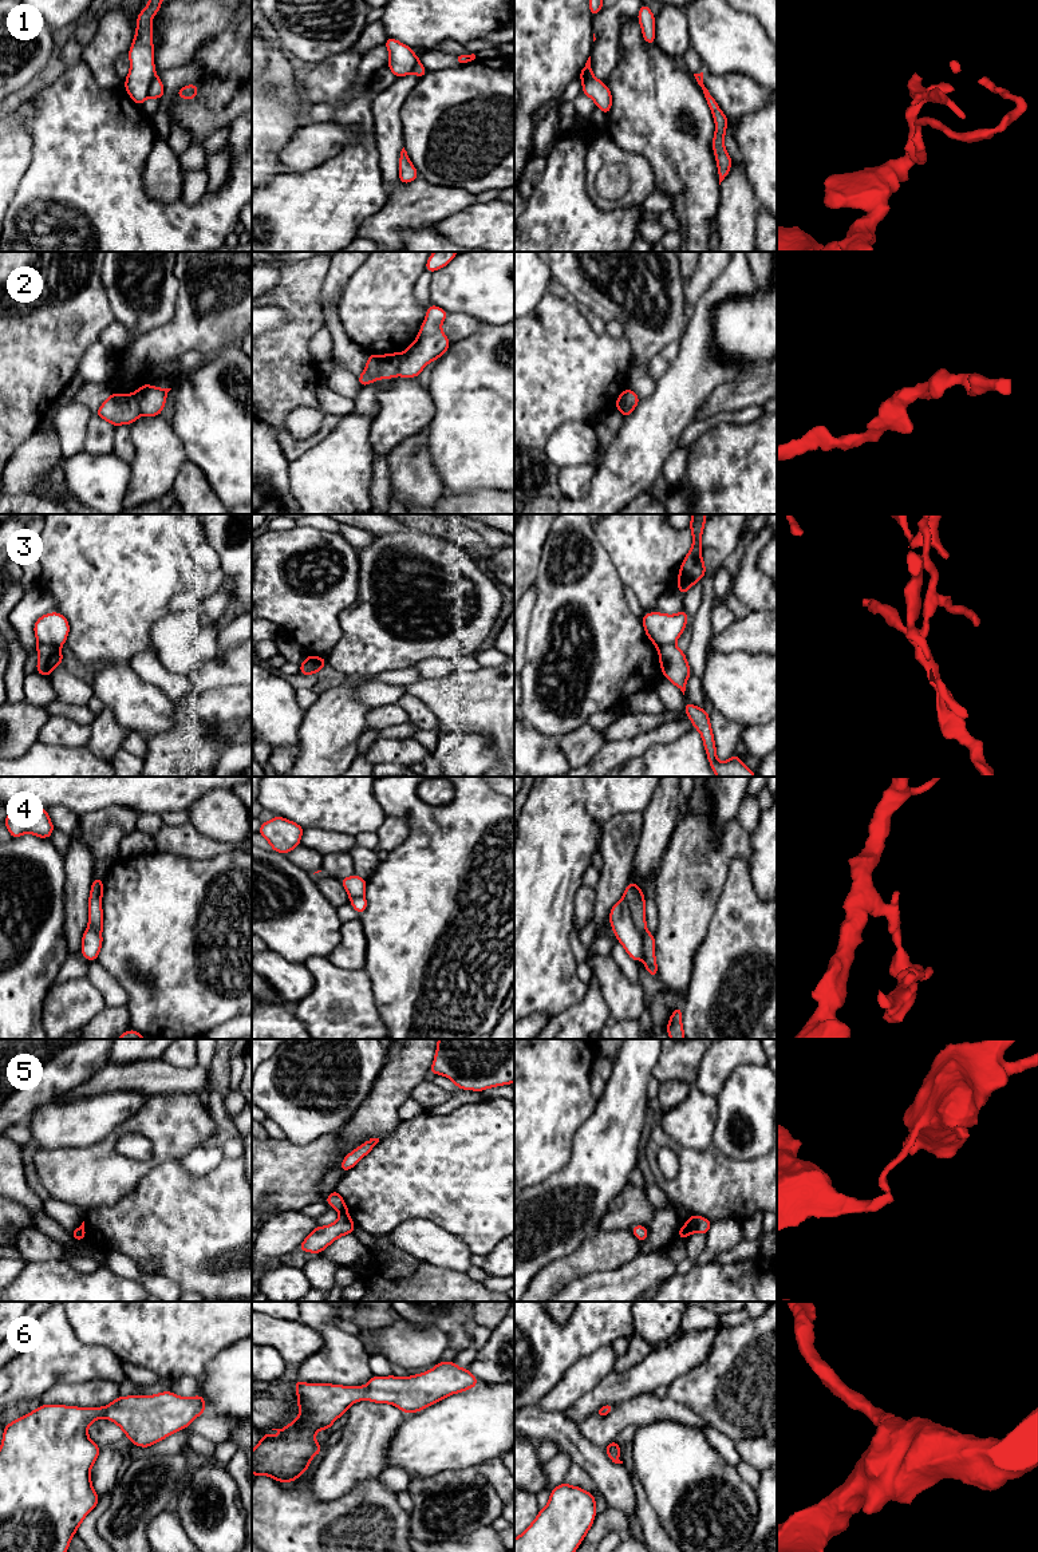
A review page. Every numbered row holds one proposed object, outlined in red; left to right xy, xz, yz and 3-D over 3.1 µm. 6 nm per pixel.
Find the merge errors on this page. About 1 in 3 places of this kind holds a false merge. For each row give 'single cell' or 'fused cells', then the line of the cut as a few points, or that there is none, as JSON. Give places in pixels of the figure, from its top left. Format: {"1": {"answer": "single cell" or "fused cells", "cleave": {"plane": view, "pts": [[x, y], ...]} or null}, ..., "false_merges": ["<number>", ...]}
{"1": {"answer": "fused cells", "cleave": {"plane": "xy", "pts": [[156, 75], [147, 95]]}}, "2": {"answer": "fused cells", "cleave": {"plane": "xy", "pts": [[133, 394], [142, 414]]}}, "3": {"answer": "fused cells", "cleave": {"plane": "xy", "pts": [[38, 642], [59, 648]]}}, "4": {"answer": "fused cells", "cleave": {"plane": "yz", "pts": [[622, 899], [626, 901], [631, 920], [642, 939], [640, 958]]}}, "5": {"answer": "fused cells", "cleave": {"plane": "xz", "pts": [[347, 1211], [340, 1213]]}}, "6": {"answer": "single cell", "cleave": null}, "false_merges": ["1", "2", "3", "4", "5"]}

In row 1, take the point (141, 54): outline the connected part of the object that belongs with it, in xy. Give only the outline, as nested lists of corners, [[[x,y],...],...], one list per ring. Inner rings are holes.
[[[149,0],[138,13],[137,31],[129,50],[130,71],[125,79],[125,88],[130,98],[142,106],[149,96],[149,87],[155,74],[151,20],[159,11],[162,0]]]

